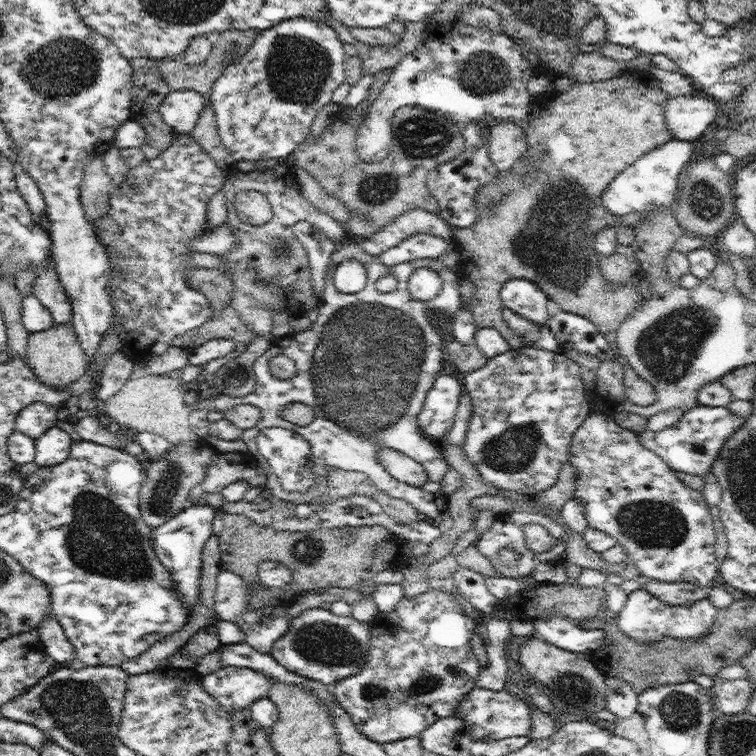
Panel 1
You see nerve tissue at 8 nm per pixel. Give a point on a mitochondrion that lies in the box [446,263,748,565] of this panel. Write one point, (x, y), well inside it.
(666, 347)

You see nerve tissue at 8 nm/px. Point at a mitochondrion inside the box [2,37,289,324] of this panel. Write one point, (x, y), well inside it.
(80, 63)

